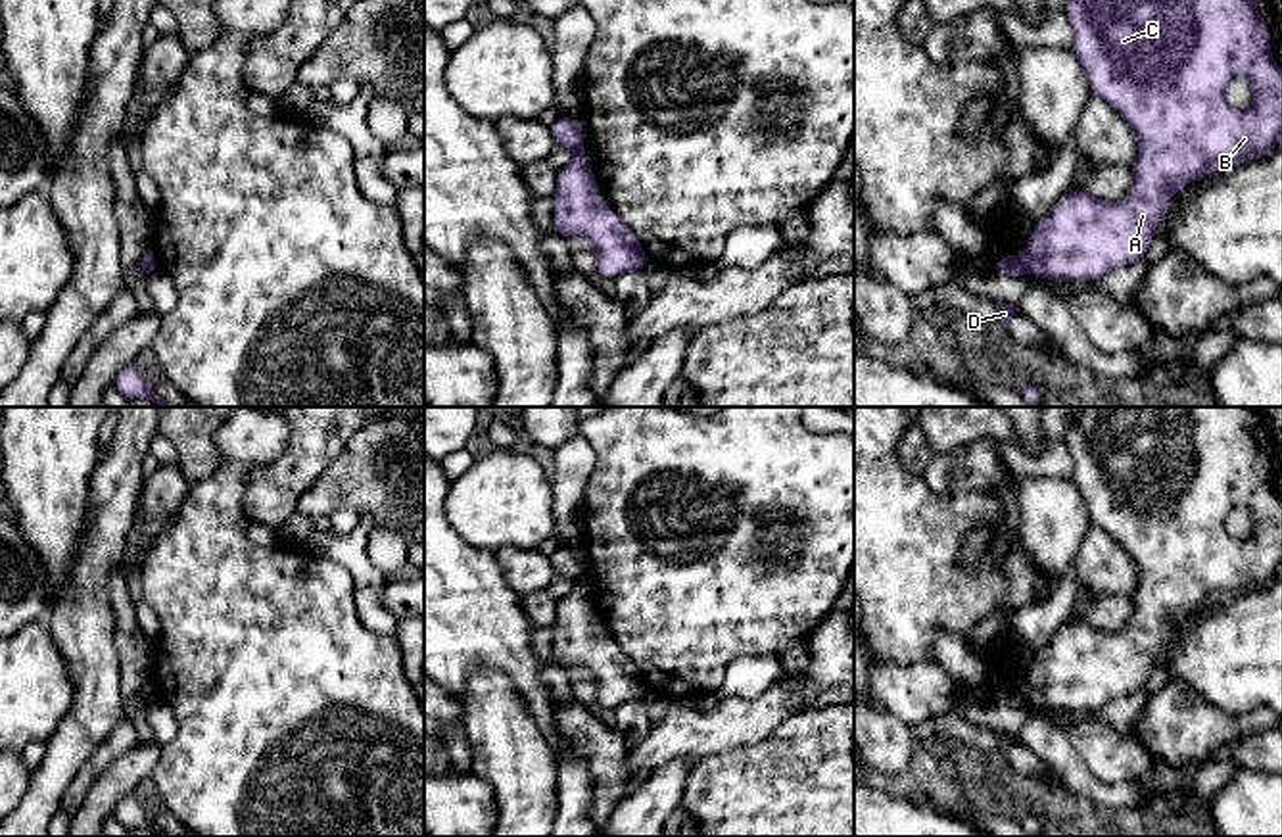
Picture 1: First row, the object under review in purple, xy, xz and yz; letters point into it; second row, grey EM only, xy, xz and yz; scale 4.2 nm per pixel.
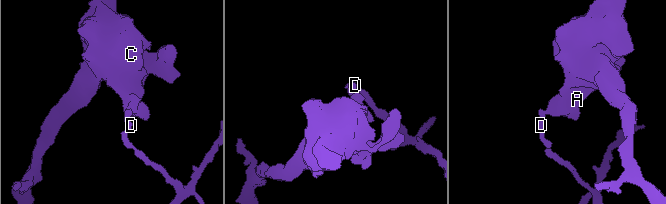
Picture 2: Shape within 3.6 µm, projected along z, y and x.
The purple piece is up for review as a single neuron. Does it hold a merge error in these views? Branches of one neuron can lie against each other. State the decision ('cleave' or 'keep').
cleave

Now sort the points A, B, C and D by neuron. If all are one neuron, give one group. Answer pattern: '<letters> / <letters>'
A B C / D

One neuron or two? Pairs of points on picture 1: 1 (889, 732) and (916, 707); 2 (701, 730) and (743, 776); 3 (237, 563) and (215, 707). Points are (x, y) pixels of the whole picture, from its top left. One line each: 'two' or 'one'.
1: two
2: two
3: one

